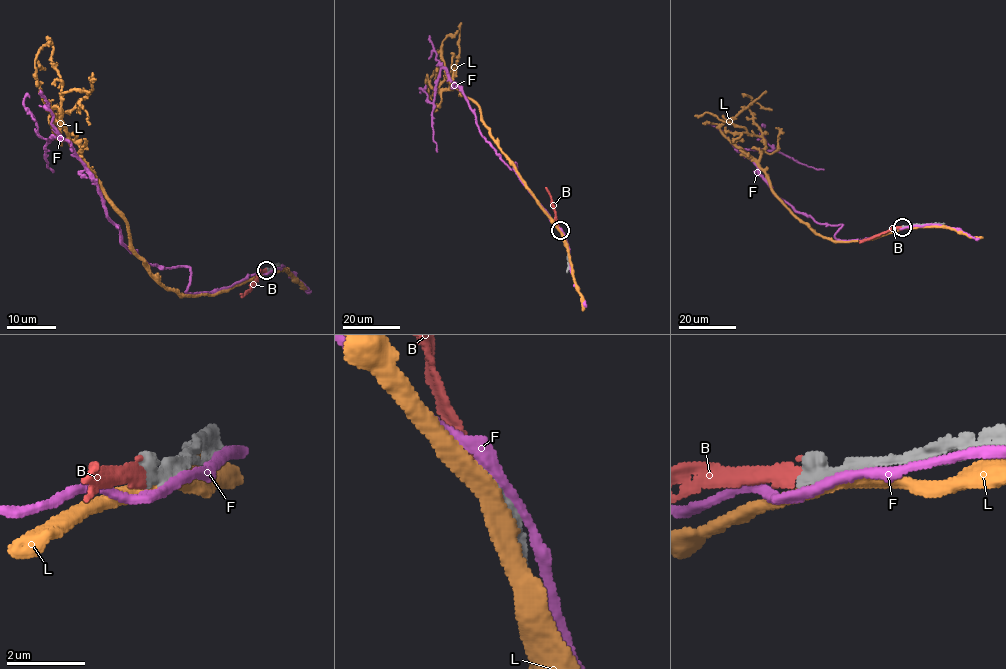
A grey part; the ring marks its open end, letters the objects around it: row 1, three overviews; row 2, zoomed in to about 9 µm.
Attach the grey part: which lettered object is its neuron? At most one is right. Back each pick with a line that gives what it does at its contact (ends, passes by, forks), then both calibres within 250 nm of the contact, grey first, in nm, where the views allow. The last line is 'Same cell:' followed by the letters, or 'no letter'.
B: It ends there. Thickness 440 nm (grey) against 240 nm
Same cell: B

